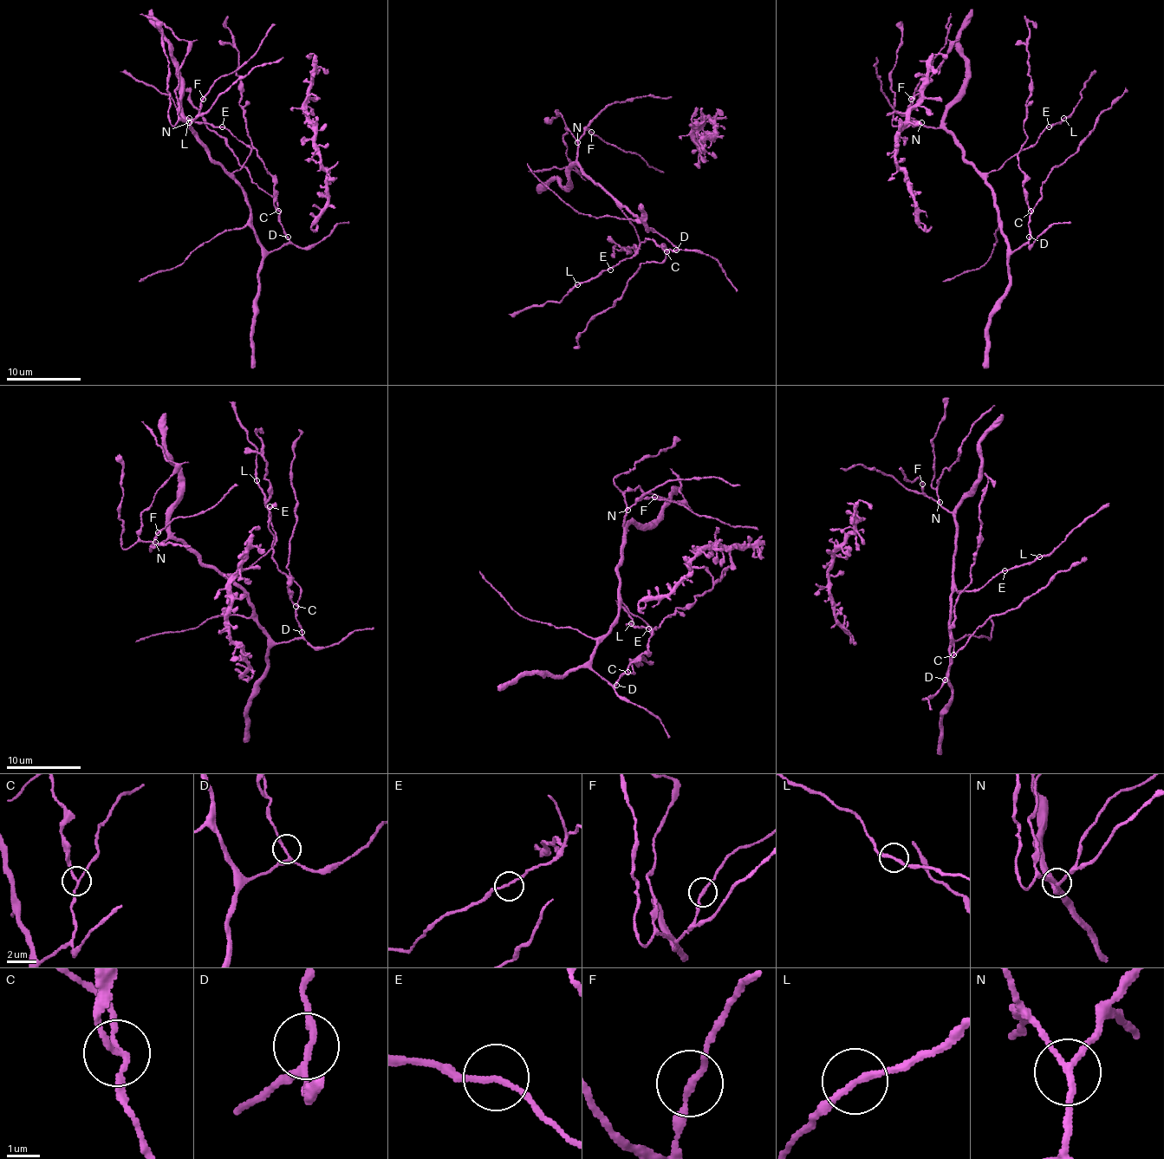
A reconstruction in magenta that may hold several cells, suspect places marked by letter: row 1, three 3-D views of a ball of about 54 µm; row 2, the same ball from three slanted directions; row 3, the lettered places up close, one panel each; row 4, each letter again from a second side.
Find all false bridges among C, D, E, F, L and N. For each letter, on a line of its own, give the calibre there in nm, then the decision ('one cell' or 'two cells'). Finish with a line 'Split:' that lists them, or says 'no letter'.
C: 140 nm thick; two cells
D: 160 nm thick; one cell
E: 150 nm thick; one cell
F: 170 nm thick; one cell
L: 200 nm thick; one cell
N: 170 nm thick; one cell
Split: C

